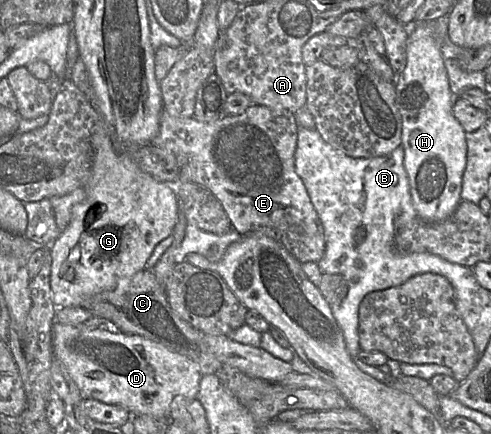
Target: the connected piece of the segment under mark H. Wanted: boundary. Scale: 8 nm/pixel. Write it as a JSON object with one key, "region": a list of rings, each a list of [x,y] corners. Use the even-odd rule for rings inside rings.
{"region":[[[413,25],[406,55],[406,66],[395,80],[396,105],[402,120],[404,167],[418,217],[440,222],[448,218],[461,201],[462,176],[467,162],[466,132],[453,115],[456,97],[449,86],[441,42],[430,26]]]}

